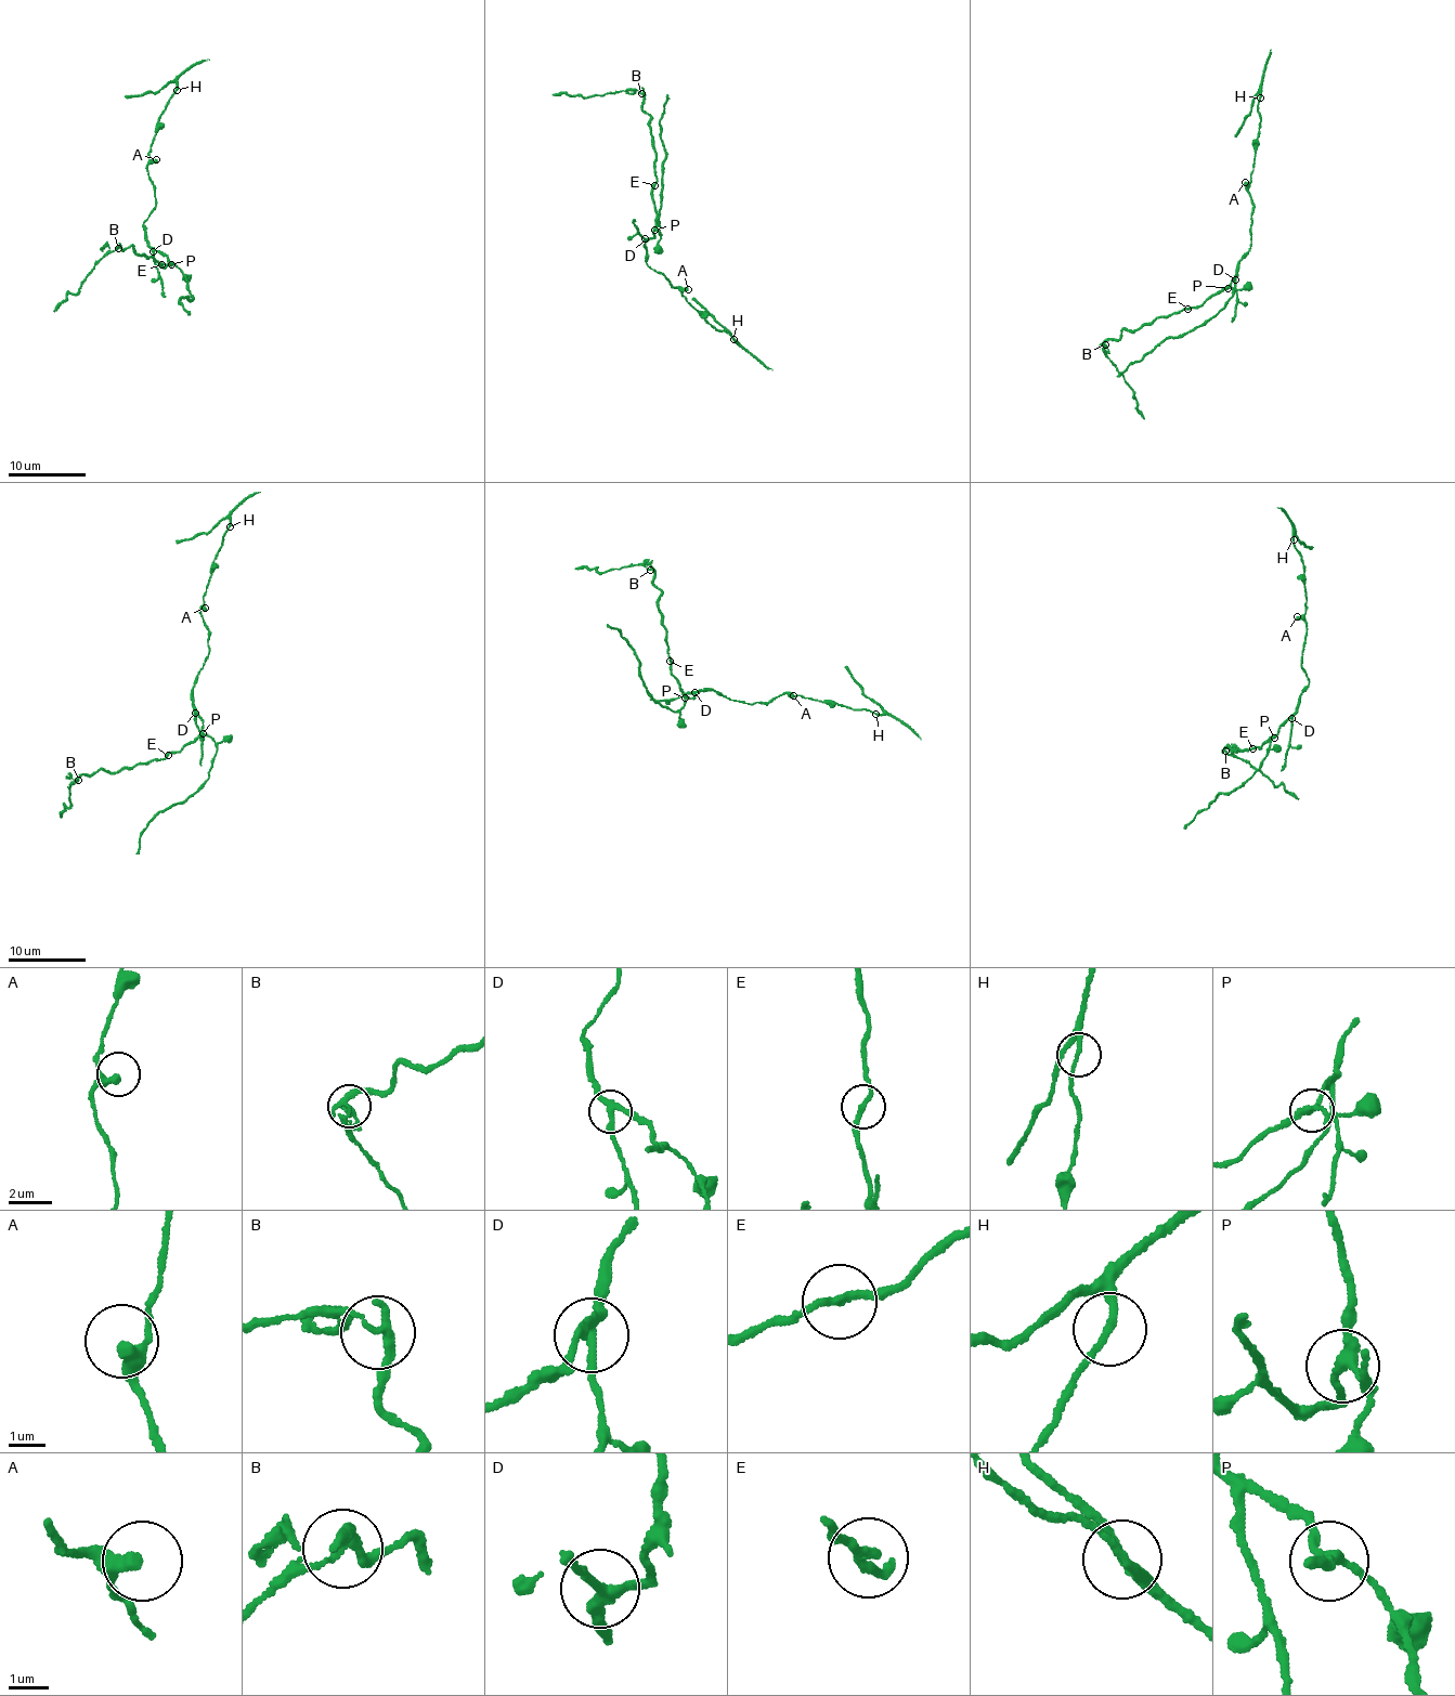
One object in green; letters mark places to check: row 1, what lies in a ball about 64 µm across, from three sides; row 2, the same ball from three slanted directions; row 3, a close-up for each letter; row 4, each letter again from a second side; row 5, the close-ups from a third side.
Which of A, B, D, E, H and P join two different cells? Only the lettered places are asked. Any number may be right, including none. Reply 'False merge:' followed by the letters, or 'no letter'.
False merge: B, D

